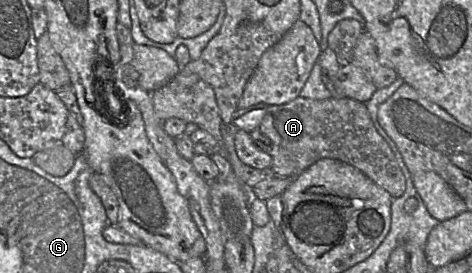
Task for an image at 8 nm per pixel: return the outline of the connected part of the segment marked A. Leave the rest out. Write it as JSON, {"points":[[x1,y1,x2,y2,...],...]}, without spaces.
{"points":[[299,96,285,104,259,103,252,108,266,110,256,130,271,140,267,153,272,157,270,169,274,173,300,175,316,161,331,158,356,167,393,198,404,193,405,175,391,148,376,130,363,102,341,96,324,100]]}

